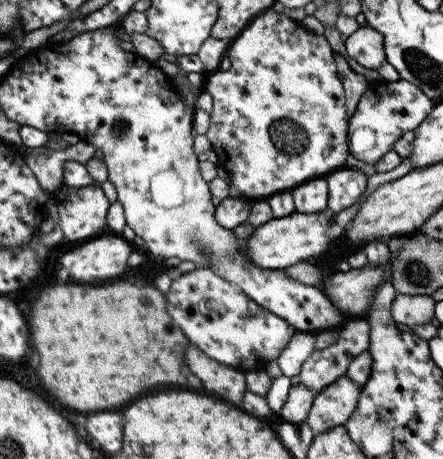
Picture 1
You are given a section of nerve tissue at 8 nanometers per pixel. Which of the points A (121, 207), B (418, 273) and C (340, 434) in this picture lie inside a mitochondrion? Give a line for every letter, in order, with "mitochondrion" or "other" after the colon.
A: other
B: mitochondrion
C: other

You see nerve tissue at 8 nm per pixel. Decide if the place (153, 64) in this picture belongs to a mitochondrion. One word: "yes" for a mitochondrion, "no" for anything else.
no

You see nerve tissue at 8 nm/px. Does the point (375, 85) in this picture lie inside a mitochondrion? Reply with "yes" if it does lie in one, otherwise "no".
no

